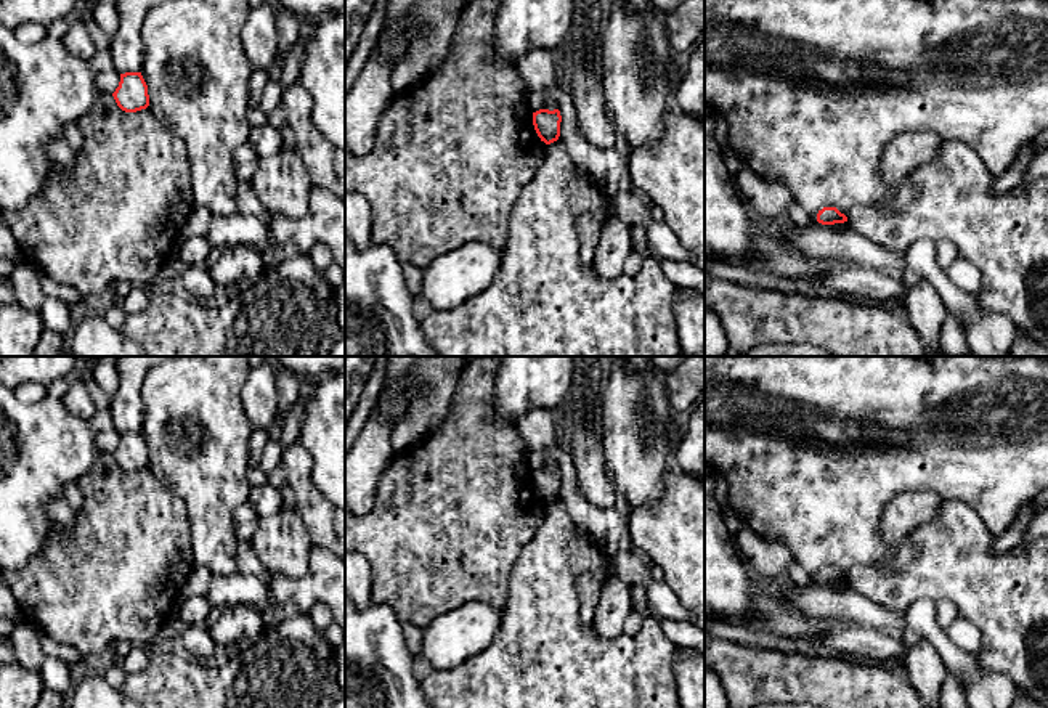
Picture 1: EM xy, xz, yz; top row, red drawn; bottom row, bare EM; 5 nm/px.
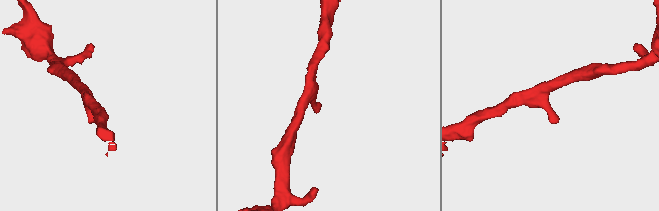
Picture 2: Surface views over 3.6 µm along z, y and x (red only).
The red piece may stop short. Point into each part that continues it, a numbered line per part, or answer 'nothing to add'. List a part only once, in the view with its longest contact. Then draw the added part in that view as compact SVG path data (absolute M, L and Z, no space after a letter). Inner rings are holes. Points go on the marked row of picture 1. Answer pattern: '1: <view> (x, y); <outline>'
nothing to add

